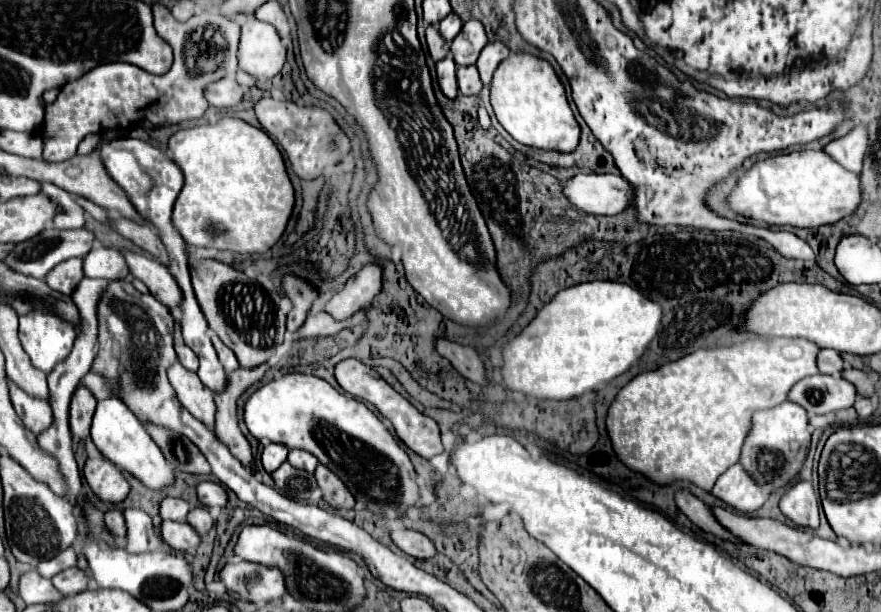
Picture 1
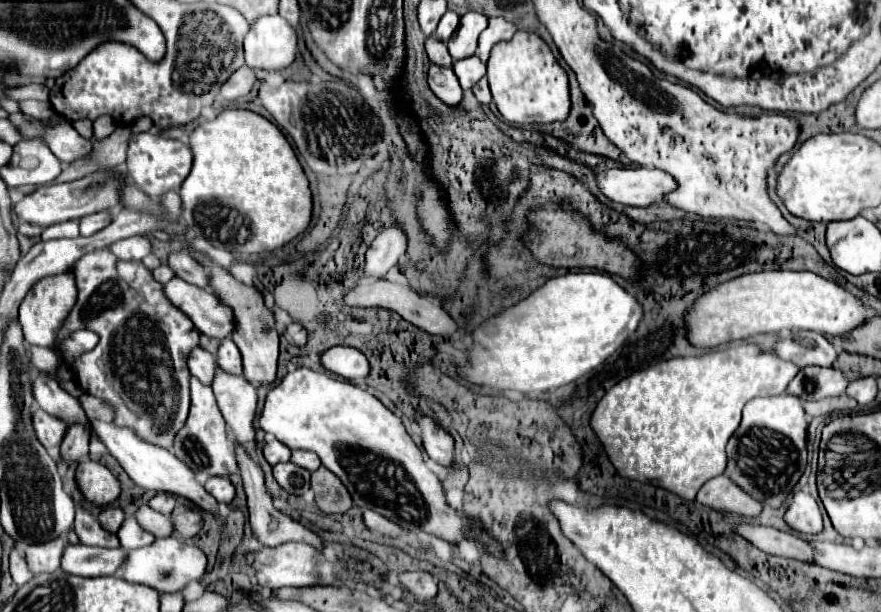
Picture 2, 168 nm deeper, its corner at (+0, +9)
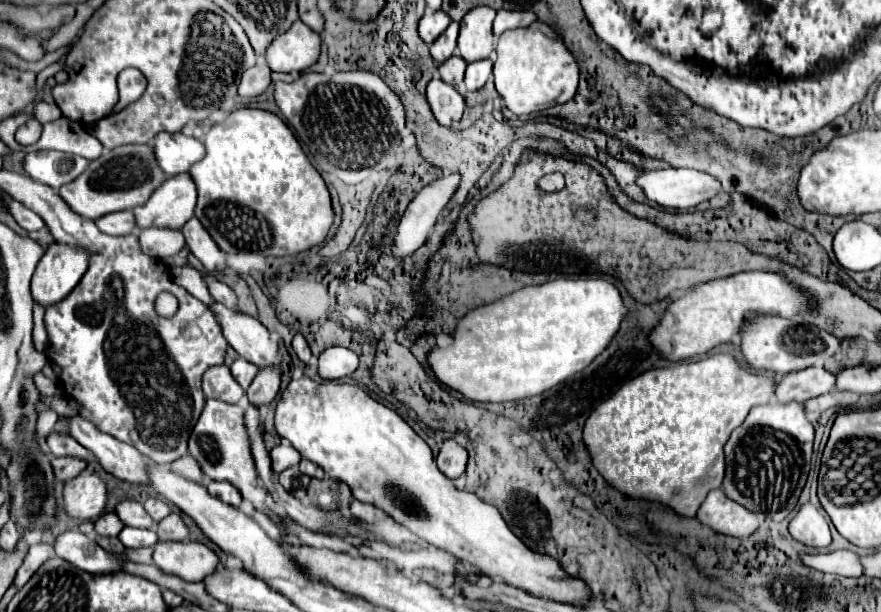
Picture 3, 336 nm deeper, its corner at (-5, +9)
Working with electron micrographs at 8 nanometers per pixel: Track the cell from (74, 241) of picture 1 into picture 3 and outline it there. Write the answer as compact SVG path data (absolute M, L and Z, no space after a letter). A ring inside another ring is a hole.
M132 210L106 214L100 220L96 220L96 226L102 232L110 234L110 236L128 236L128 234L134 234L138 230L136 218L134 218L134 212Z

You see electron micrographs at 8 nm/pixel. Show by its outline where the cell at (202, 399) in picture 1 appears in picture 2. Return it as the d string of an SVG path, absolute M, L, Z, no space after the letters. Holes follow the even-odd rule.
M191 376L190 397L191 405L187 424L177 432L173 442L173 454L183 460L193 472L207 474L207 476L229 476L237 470L235 464L235 452L233 442L227 440L227 426L223 420L223 414L219 412L219 406L215 402L215 396L209 386L199 382L195 376ZM211 402L215 406L211 406Z

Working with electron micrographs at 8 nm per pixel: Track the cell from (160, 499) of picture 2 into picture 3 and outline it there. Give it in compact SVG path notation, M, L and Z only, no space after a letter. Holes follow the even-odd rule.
M148 498L148 500L144 502L144 508L146 508L146 512L150 514L150 518L154 520L154 524L158 524L162 518L166 518L166 516L170 514L168 504L162 502L162 500L158 500L158 498Z

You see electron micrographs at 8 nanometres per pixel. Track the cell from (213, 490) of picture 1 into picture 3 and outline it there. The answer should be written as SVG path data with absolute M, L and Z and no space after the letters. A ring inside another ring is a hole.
M210 480L206 488L208 488L208 492L210 492L212 496L220 498L222 502L226 502L226 504L230 504L230 506L234 506L234 508L242 502L240 492L236 492L236 488L234 488L232 484L228 484L228 482L214 482L214 480Z

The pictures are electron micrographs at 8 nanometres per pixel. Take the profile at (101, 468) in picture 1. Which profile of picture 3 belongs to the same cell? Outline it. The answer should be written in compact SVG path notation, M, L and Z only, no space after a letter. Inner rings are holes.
M84 472L64 484L64 510L70 518L94 520L106 504L106 484L92 472Z

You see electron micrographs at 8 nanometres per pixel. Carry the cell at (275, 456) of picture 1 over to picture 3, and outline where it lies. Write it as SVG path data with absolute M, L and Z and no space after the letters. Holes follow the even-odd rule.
M282 442L276 448L272 448L270 458L272 458L272 470L282 472L282 470L286 470L290 466L296 466L300 462L300 452L294 446Z

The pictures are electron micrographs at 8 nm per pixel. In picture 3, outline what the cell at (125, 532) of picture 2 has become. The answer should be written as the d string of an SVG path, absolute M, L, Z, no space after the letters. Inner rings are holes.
M124 528L118 534L120 542L126 548L142 548L142 546L154 546L158 542L158 536L154 530L140 530L140 528Z

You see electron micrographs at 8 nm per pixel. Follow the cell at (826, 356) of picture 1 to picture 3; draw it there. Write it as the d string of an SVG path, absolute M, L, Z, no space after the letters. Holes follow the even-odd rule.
M750 312L740 330L740 352L748 368L766 370L774 374L786 374L808 366L822 366L834 352L838 352L840 340L824 332L816 324L802 322L800 316L782 318L760 312Z

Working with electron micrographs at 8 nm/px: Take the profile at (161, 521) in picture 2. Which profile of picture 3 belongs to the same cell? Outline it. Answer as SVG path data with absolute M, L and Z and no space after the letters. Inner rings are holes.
M124 500L116 506L116 516L124 526L132 528L152 528L152 518L144 512L144 506L134 500Z

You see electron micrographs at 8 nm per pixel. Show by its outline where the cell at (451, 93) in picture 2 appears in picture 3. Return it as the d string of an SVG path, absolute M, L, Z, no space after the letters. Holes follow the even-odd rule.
M434 78L428 84L426 98L428 98L434 118L442 126L450 128L452 124L460 122L462 112L464 112L464 98L460 96L456 88L452 88L450 84L444 84L440 78Z

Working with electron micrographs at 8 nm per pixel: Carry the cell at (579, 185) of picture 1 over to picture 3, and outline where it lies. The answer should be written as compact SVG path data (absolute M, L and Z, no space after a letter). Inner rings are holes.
M690 168L650 170L636 182L652 202L678 210L696 208L722 192L718 178Z

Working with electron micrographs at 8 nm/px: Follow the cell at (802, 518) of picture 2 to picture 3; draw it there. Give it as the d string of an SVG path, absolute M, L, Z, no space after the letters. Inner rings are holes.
M810 502L804 504L792 518L790 534L794 540L810 548L826 548L832 542L826 518Z

